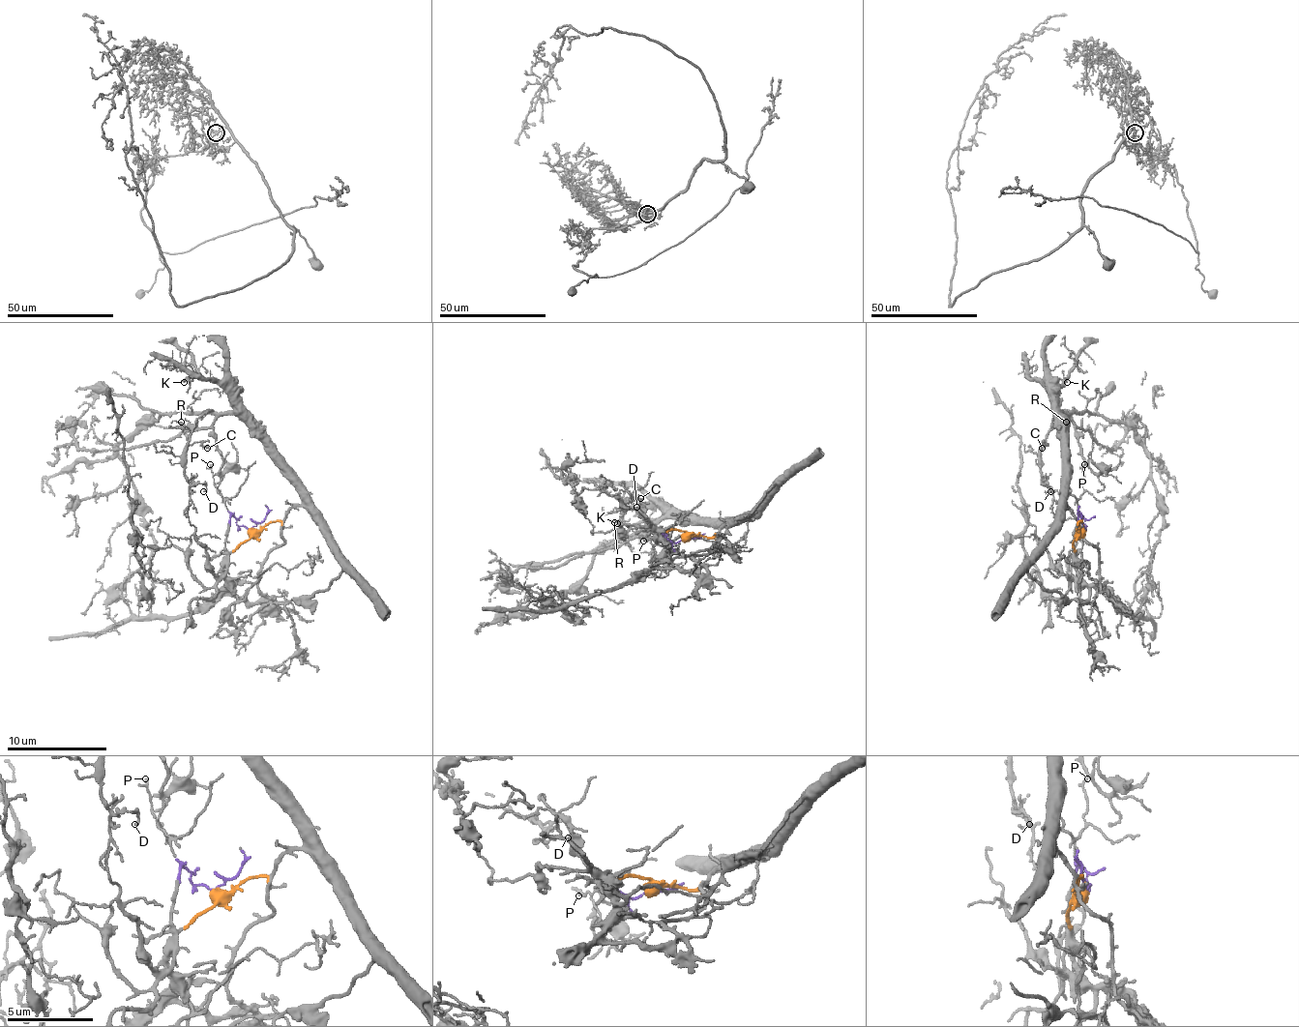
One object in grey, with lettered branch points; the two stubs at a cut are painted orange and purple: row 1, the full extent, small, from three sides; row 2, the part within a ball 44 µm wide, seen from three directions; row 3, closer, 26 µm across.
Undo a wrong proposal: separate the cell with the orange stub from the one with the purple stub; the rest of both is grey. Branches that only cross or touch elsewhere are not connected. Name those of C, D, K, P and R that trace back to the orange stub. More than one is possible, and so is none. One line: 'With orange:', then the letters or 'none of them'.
With orange: C, D, K, R

